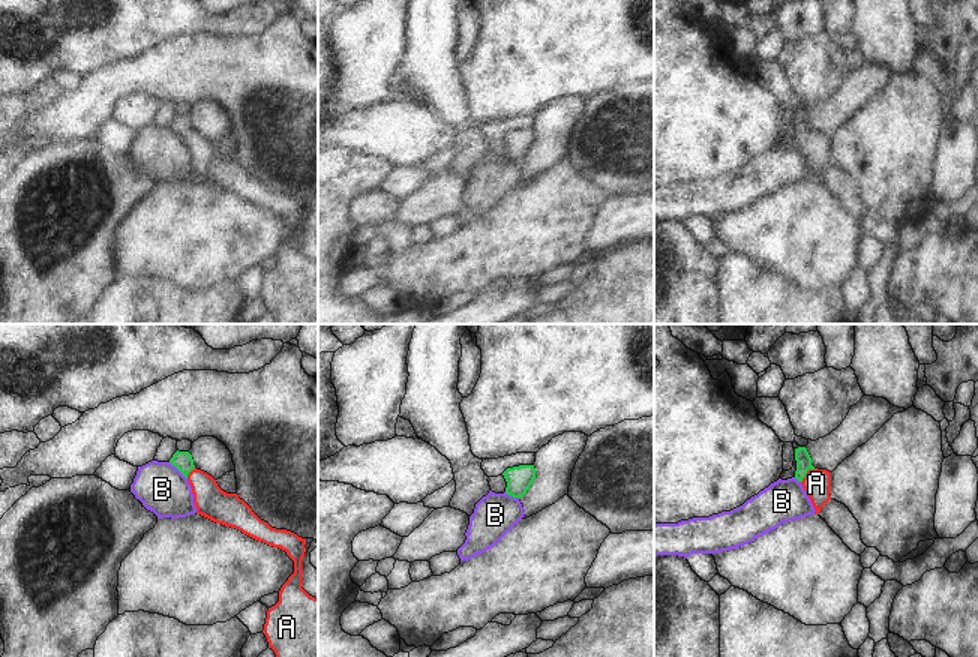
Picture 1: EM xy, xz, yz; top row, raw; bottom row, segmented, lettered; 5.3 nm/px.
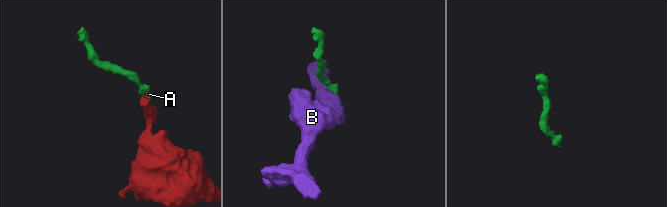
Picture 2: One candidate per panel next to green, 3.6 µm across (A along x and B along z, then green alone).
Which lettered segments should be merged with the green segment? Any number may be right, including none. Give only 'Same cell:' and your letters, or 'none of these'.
Same cell: A

